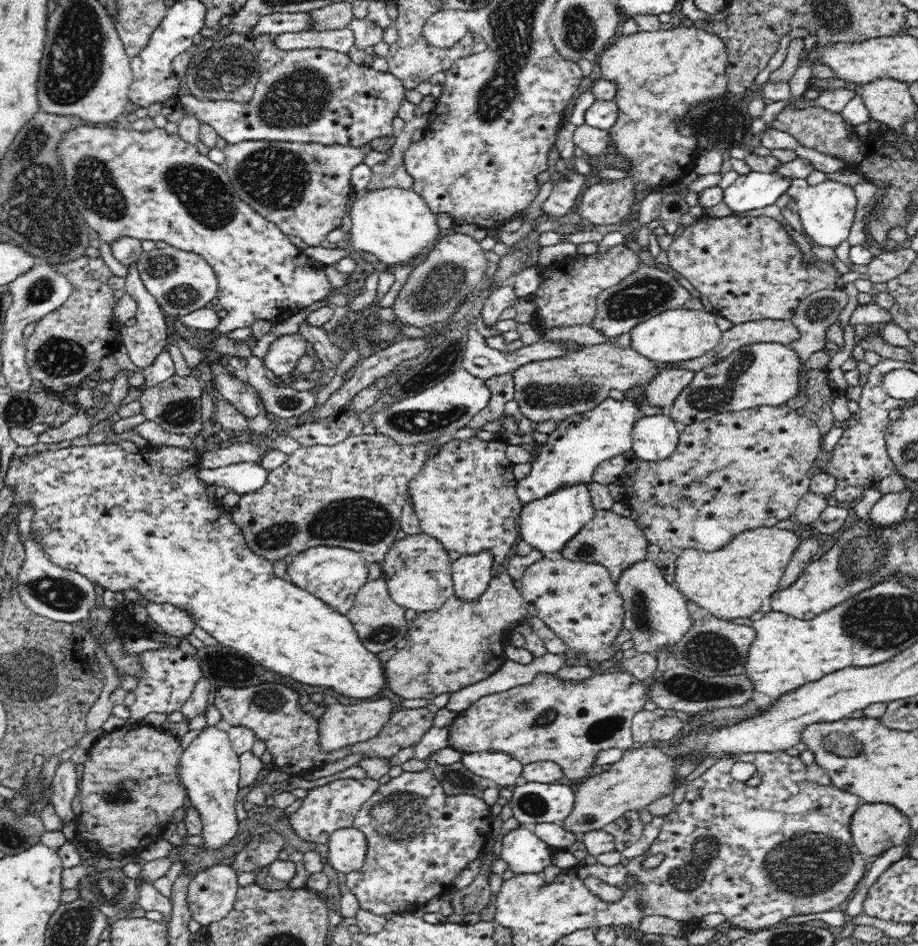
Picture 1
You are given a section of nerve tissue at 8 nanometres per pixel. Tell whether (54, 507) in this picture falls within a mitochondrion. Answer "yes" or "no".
no

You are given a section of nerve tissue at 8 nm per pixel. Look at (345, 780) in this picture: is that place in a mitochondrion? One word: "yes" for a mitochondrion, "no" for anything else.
no

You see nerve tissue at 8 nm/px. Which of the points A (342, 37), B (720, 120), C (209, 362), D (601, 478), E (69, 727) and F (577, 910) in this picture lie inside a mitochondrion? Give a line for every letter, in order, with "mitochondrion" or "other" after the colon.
A: other
B: mitochondrion
C: other
D: other
E: other
F: other

